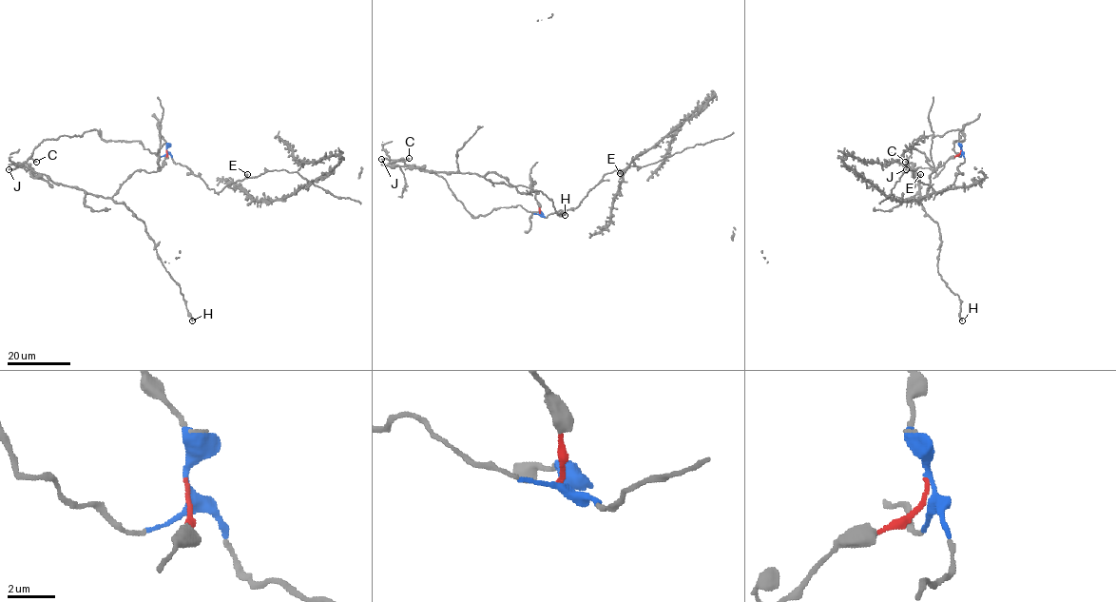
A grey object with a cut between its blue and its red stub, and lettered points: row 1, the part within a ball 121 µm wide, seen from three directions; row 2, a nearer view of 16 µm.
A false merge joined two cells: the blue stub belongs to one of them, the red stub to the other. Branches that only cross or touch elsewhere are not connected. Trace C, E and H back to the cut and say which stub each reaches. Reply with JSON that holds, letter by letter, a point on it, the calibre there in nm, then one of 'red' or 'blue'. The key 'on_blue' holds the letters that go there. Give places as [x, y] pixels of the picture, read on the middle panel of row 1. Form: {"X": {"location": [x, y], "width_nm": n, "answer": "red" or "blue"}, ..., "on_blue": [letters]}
{"C": {"location": [409, 158], "width_nm": 320, "answer": "blue"}, "E": {"location": [620, 173], "width_nm": 400, "answer": "blue"}, "H": {"location": [565, 215], "width_nm": 260, "answer": "red"}, "on_blue": ["C", "E"]}

